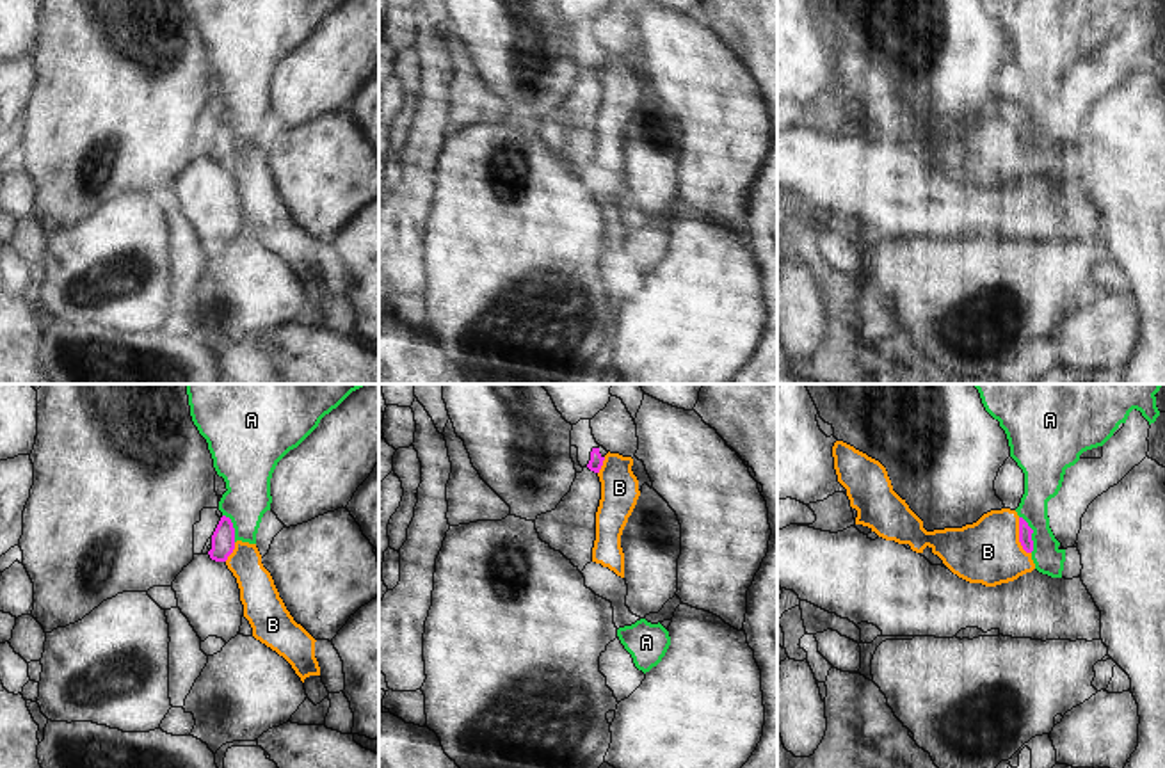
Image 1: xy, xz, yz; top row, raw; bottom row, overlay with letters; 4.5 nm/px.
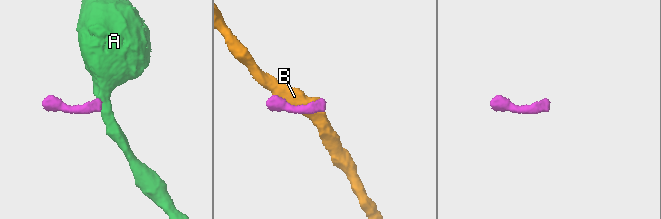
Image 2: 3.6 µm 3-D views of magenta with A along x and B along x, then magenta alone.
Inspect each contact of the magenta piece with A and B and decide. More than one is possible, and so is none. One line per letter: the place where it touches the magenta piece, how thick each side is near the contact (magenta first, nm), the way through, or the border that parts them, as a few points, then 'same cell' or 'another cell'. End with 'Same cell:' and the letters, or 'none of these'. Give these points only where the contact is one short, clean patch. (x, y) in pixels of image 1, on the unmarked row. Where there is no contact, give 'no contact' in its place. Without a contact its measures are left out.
A: yz (1032, 134) | 60/180 nm | along yz (1020, 118), (1032, 132), (1032, 153) | another cell
B: yz (1020, 139) | 60/300 nm | another cell
Same cell: none of these

